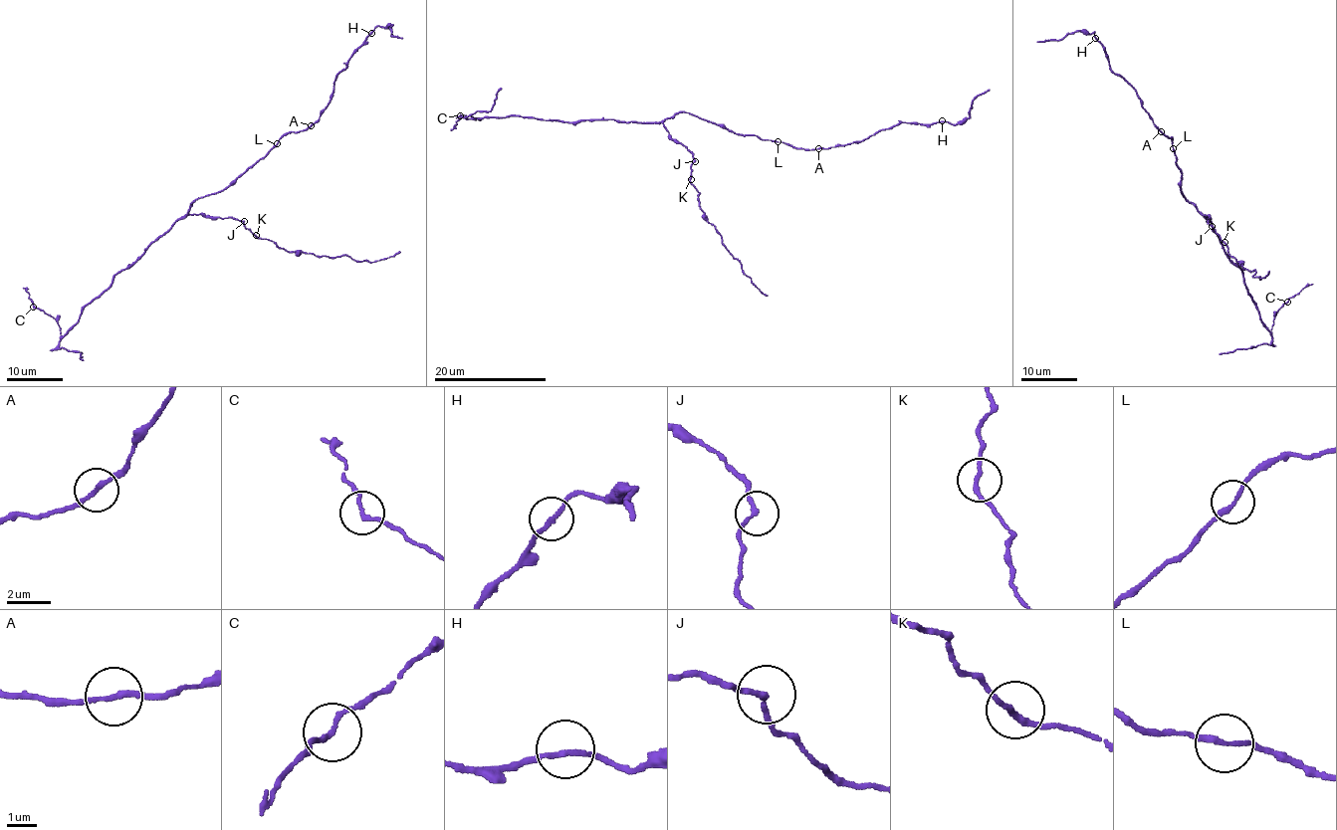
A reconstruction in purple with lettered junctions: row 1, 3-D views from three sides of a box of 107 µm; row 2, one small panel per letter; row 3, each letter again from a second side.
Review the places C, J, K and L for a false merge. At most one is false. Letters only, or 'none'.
L

